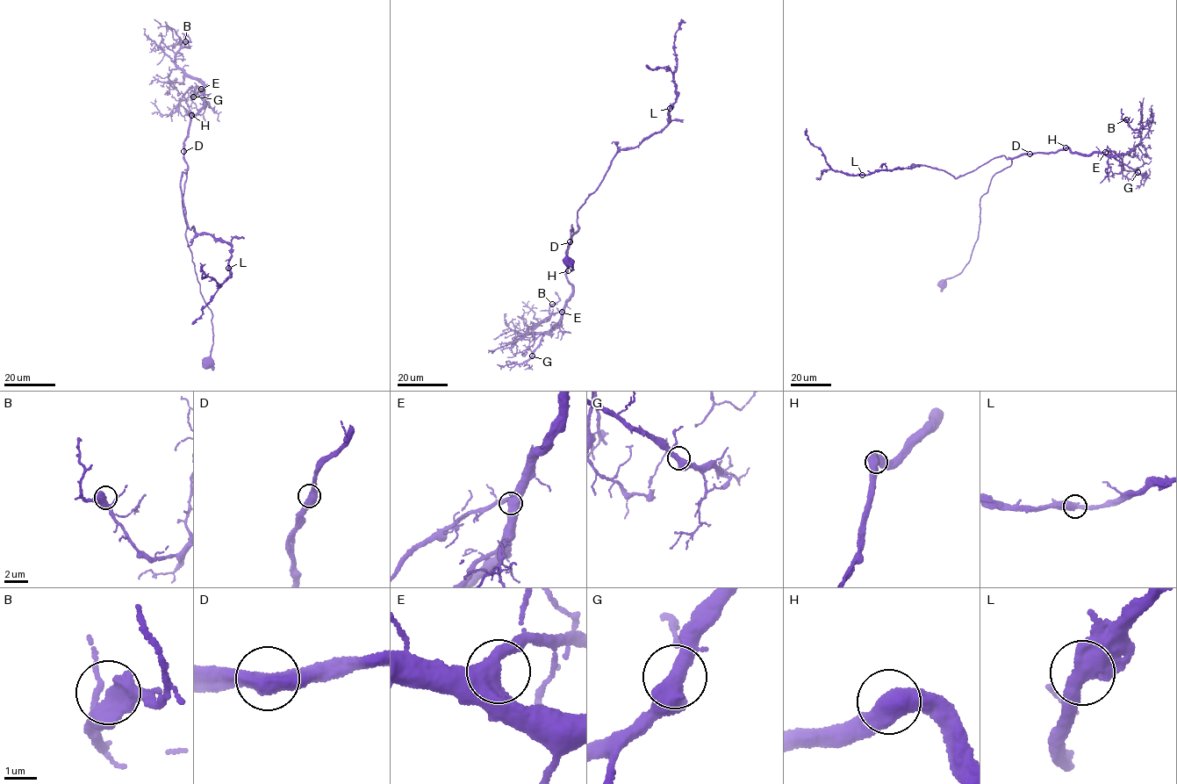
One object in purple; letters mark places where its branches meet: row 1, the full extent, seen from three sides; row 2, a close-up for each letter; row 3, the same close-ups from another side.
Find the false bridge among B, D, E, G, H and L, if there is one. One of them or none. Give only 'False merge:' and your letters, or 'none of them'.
False merge: none of them

